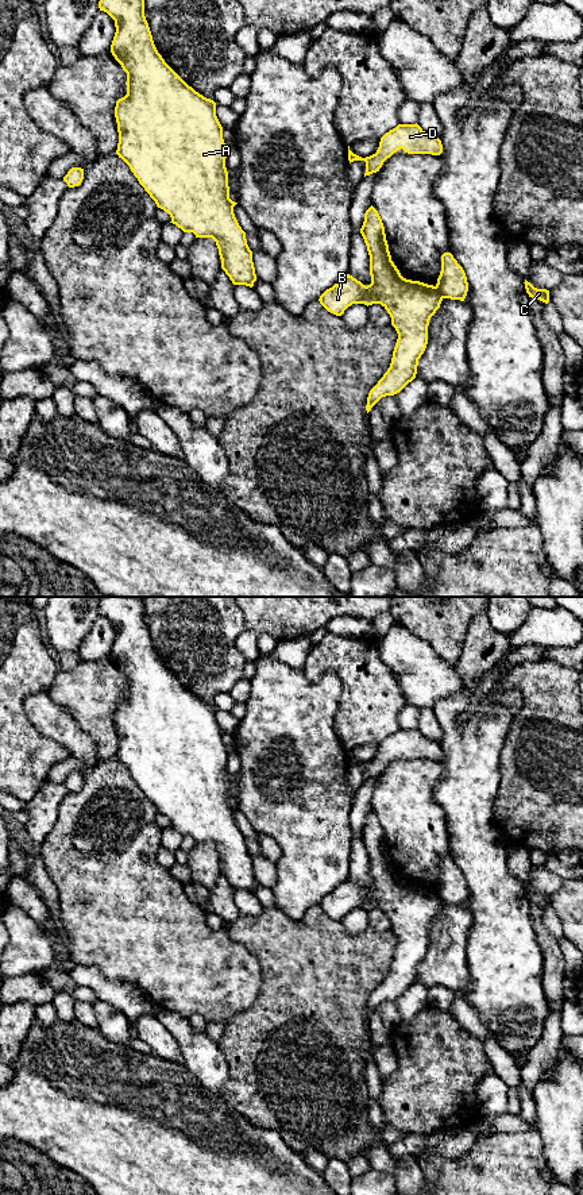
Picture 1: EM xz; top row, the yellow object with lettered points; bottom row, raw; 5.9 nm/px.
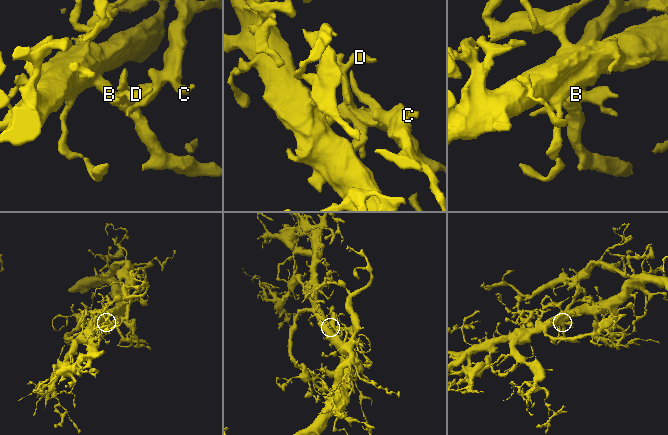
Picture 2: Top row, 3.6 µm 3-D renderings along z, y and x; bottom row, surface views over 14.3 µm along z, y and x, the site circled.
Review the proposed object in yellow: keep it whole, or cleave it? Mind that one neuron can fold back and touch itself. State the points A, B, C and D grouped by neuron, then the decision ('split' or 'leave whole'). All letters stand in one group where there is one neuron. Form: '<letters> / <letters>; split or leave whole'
A B C D; leave whole

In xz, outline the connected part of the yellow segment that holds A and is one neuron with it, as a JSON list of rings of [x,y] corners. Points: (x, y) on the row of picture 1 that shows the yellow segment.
[[[100,0],[99,8],[115,20],[116,32],[111,53],[127,73],[127,95],[119,99],[115,107],[119,132],[116,154],[130,166],[157,207],[170,215],[170,223],[184,232],[193,232],[196,238],[212,238],[219,248],[221,269],[232,284],[252,288],[256,281],[252,251],[233,213],[238,203],[229,198],[225,167],[228,147],[216,116],[216,103],[189,86],[158,53],[144,16],[144,0]]]

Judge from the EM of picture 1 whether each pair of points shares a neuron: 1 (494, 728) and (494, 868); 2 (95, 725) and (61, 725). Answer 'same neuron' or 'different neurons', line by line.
1: same neuron
2: different neurons

